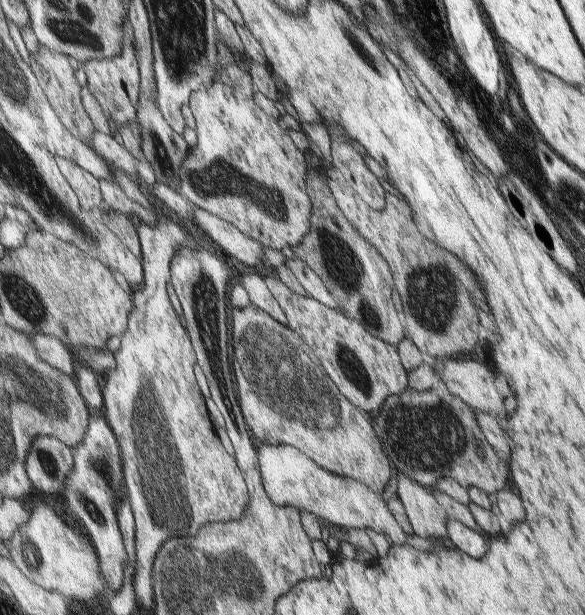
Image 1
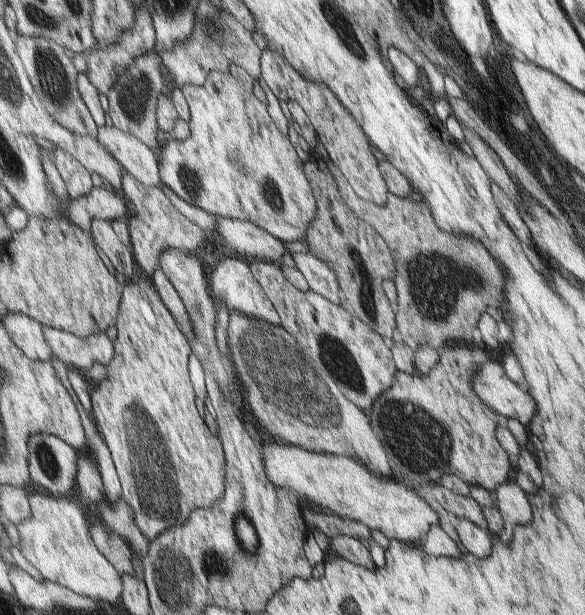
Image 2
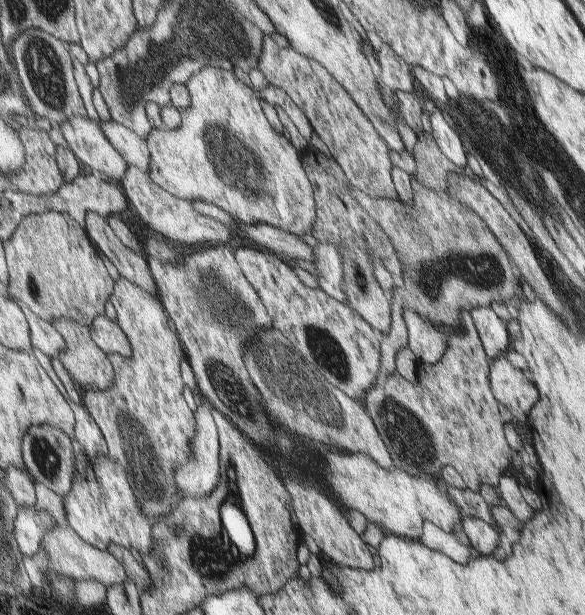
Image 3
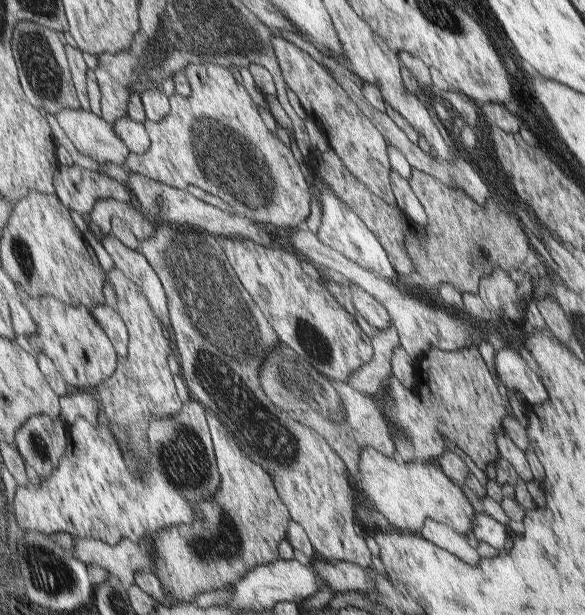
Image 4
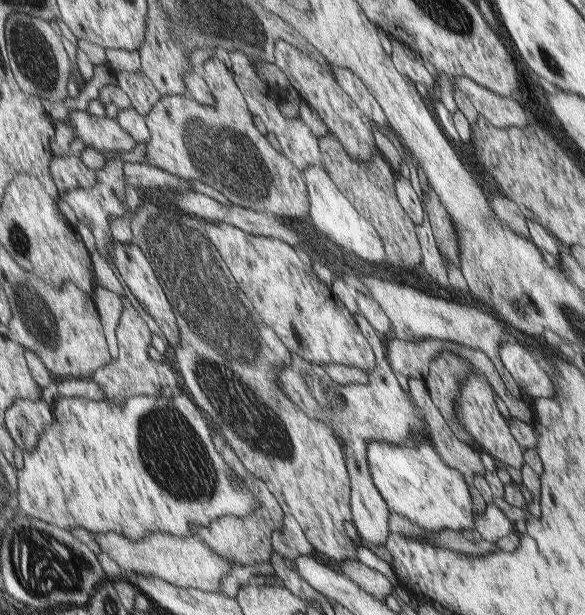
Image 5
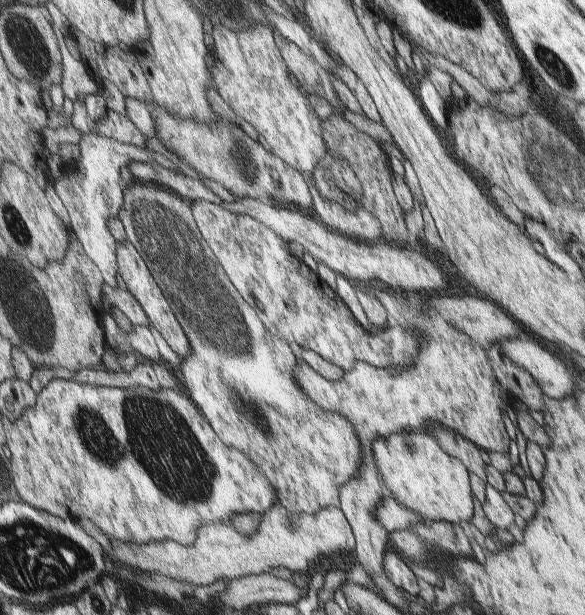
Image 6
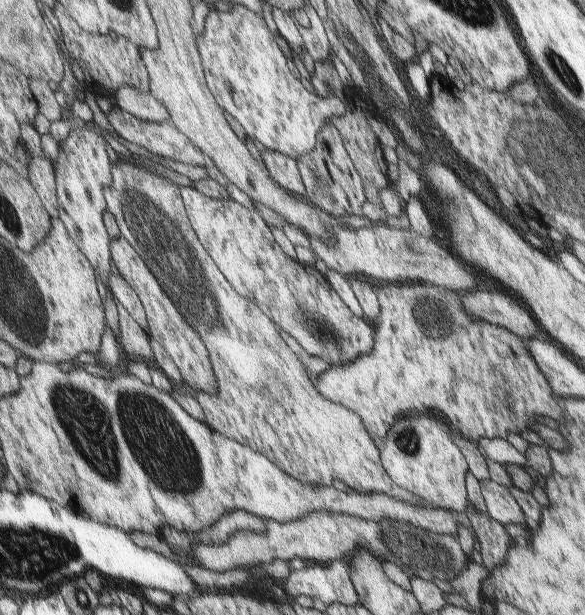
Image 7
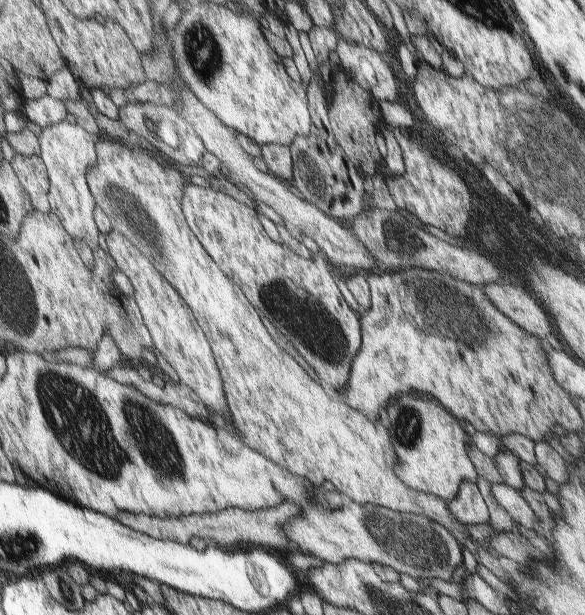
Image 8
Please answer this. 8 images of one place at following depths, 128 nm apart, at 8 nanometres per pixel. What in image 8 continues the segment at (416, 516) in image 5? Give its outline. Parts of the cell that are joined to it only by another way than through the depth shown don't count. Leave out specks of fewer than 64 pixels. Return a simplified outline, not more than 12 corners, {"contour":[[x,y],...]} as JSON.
{"contour":[[430,396],[389,402],[393,470],[452,501],[479,480],[466,432]]}

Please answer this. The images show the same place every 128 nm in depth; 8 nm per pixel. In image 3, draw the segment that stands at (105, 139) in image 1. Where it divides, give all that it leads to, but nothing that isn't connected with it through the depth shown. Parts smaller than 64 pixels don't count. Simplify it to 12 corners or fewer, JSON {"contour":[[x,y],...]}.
{"contour":[[114,120],[102,126],[129,165],[150,170],[146,138]]}

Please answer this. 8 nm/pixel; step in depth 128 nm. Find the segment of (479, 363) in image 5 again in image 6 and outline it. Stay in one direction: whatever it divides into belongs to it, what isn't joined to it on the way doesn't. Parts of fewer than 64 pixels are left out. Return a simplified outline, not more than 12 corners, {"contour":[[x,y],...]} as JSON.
{"contour":[[191,205],[230,282],[286,342],[343,371],[414,366],[422,338],[366,334],[260,220]]}

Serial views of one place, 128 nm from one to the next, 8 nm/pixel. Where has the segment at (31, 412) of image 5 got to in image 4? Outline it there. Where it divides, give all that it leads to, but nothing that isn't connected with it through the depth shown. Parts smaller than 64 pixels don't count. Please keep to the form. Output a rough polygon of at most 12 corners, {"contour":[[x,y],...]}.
{"contour":[[36,414],[17,430],[17,447],[52,478],[70,436],[63,418]]}

